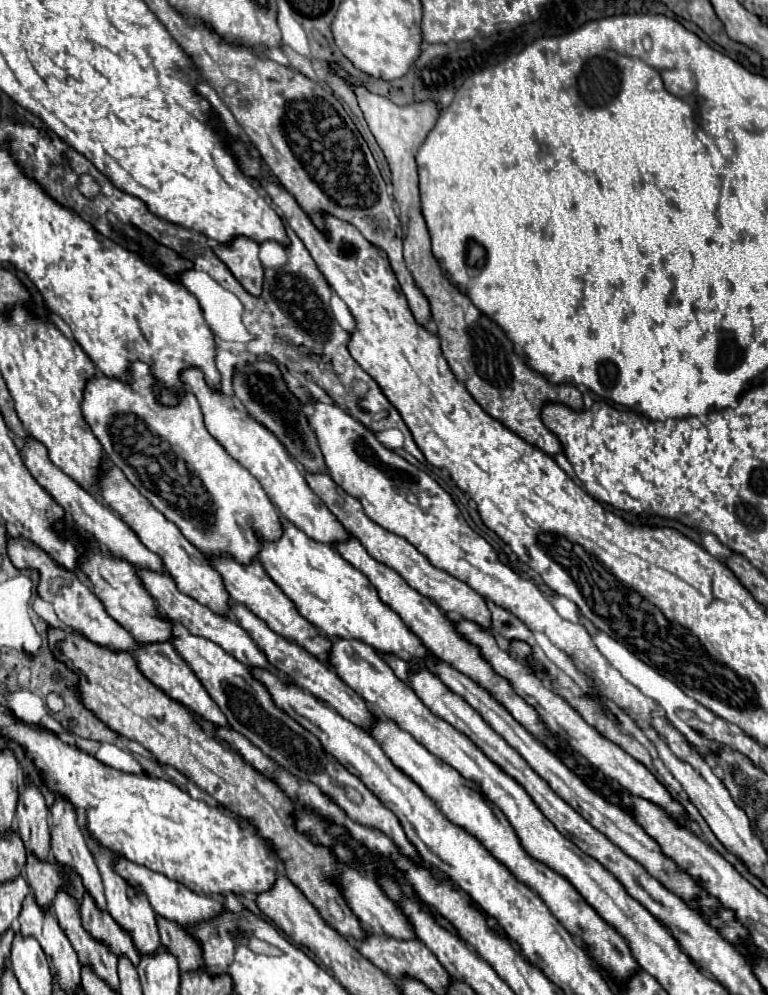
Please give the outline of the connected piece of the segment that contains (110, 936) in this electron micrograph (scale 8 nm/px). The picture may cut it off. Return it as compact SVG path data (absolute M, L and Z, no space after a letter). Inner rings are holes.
M85 895L83 907L81 907L81 923L85 931L99 943L105 943L109 951L117 957L127 957L135 967L139 965L139 955L133 947L133 941L129 933L125 933L111 917L109 913L97 913L97 907L93 905L93 899Z

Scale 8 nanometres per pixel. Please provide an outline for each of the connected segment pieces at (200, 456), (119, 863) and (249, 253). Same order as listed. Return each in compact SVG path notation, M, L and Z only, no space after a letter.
M133 361L129 371L131 377L127 381L95 375L87 381L83 391L83 417L103 445L107 459L111 459L139 489L139 493L145 495L169 521L173 521L201 553L231 555L239 563L249 563L259 553L257 533L269 541L281 537L281 519L261 483L211 437L205 429L197 397L191 391L179 393L179 401L175 405L161 405L157 399L159 381L153 377L151 367L143 361Z
M117 857L115 863L113 863L113 869L121 875L121 879L133 887L133 889L139 889L139 893L143 893L147 897L147 901L151 903L153 911L159 915L159 917L165 917L165 919L171 919L171 921L177 921L177 923L187 923L187 925L195 925L197 921L205 921L217 913L221 913L223 903L219 901L213 901L213 899L207 899L207 897L201 897L197 893L193 893L191 889L187 889L185 885L165 877L163 873L157 873L157 871L151 871L143 865L137 865L125 857Z
M237 237L229 247L221 245L215 255L229 267L233 277L249 291L259 297L263 291L263 265L259 261L259 245L247 237Z

